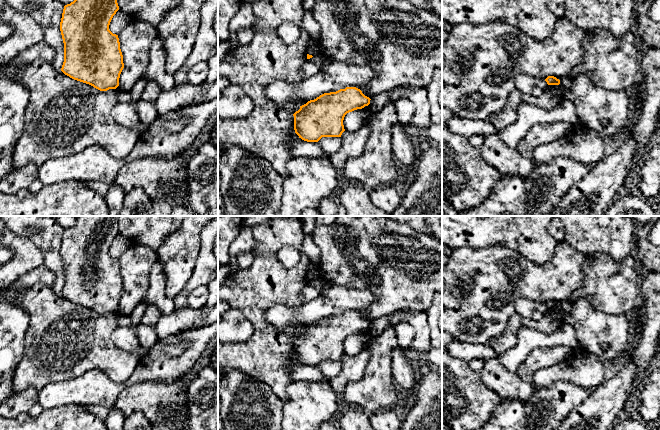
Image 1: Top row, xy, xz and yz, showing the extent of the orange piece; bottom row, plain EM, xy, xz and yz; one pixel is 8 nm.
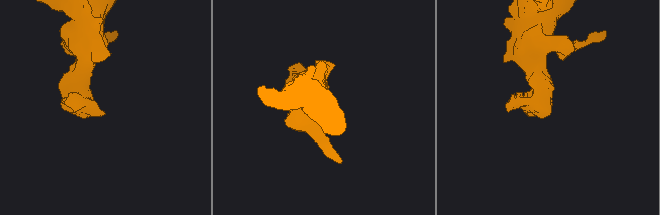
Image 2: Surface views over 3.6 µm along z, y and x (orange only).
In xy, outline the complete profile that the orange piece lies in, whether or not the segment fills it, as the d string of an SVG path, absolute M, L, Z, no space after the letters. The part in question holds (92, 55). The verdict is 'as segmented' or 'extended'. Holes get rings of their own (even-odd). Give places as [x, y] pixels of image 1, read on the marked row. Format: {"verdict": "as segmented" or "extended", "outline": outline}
{"verdict": "as segmented", "outline": "M74 0L64 6L60 31L64 43L64 62L61 71L70 78L89 84L100 91L116 89L124 68L118 35L109 30L110 22L119 10L117 0Z"}

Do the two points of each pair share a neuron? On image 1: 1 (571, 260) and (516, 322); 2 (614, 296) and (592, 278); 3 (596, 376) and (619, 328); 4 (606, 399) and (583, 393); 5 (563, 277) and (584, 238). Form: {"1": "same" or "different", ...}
{"1": "different", "2": "same", "3": "different", "4": "different", "5": "different"}

